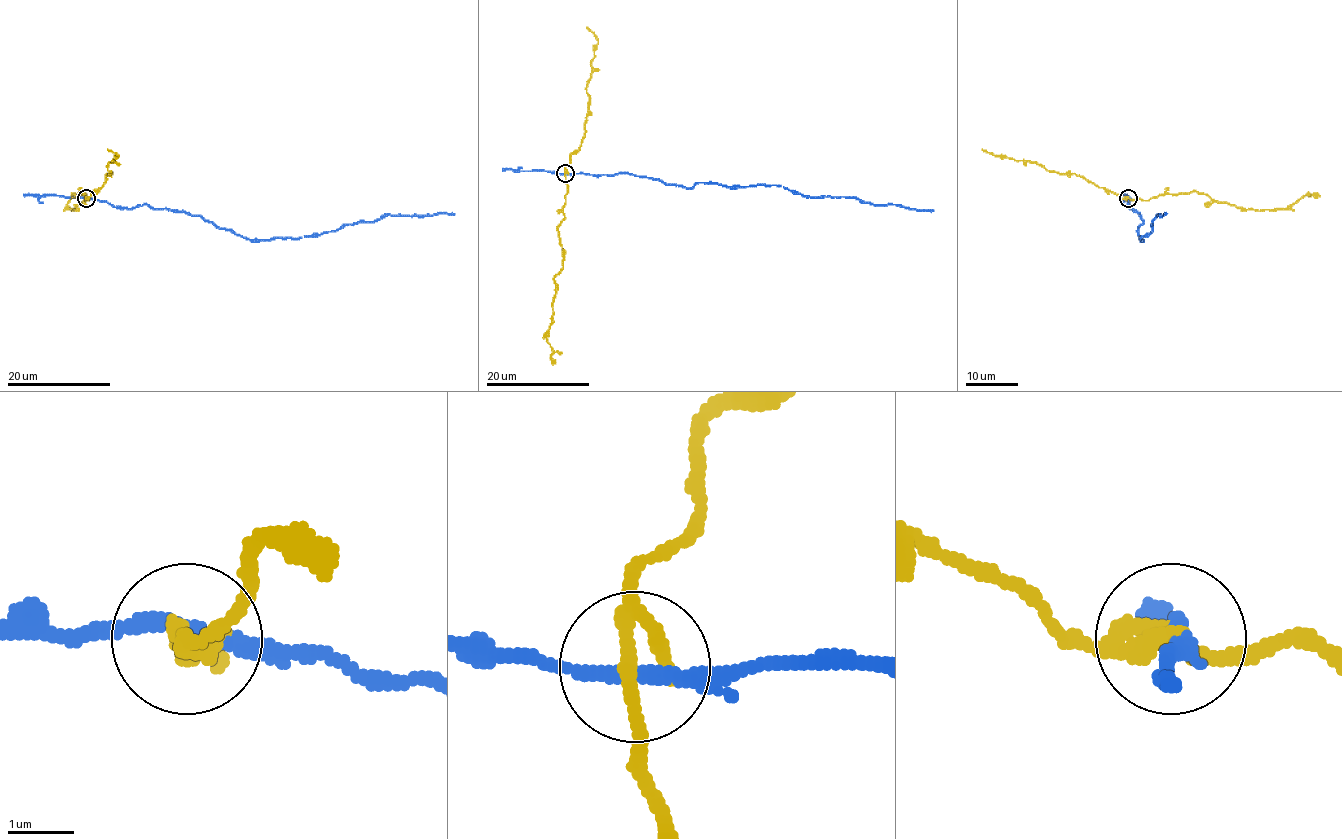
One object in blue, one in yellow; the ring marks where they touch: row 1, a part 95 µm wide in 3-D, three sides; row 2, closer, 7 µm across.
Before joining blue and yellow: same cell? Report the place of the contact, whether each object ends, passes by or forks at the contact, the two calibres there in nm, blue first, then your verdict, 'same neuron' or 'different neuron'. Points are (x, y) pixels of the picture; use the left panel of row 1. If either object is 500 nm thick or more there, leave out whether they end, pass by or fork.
at (86, 198); blue passes by; yellow forks there; 220 nm thick on the blue side, 180 nm on the other; different neuron

